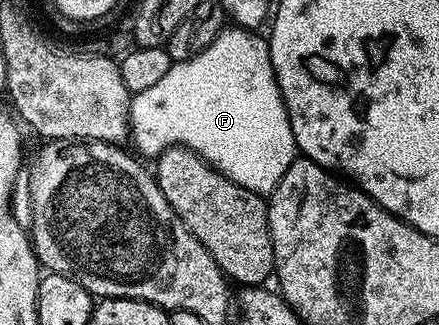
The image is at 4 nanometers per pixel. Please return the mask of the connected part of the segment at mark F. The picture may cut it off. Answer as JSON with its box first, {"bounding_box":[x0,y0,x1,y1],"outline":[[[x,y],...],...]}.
{"bounding_box":[129,26,296,198],"outline":[[[227,26],[212,46],[192,58],[174,62],[156,86],[133,93],[129,139],[138,147],[137,155],[157,158],[169,148],[187,148],[241,188],[257,192],[263,198],[269,197],[296,159],[296,145],[290,115],[272,66],[270,46],[260,36],[257,31]]]}

